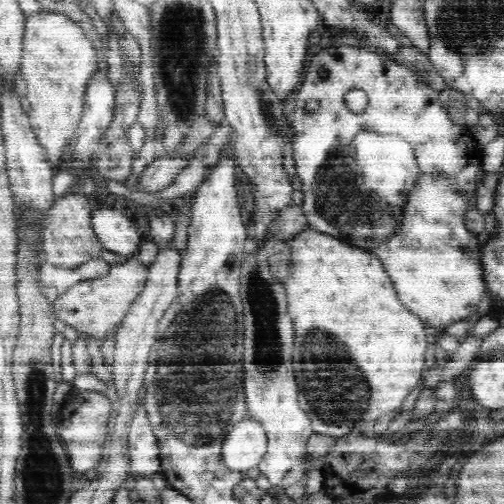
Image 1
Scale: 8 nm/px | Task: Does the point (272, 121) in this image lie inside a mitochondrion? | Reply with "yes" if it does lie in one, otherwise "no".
yes

